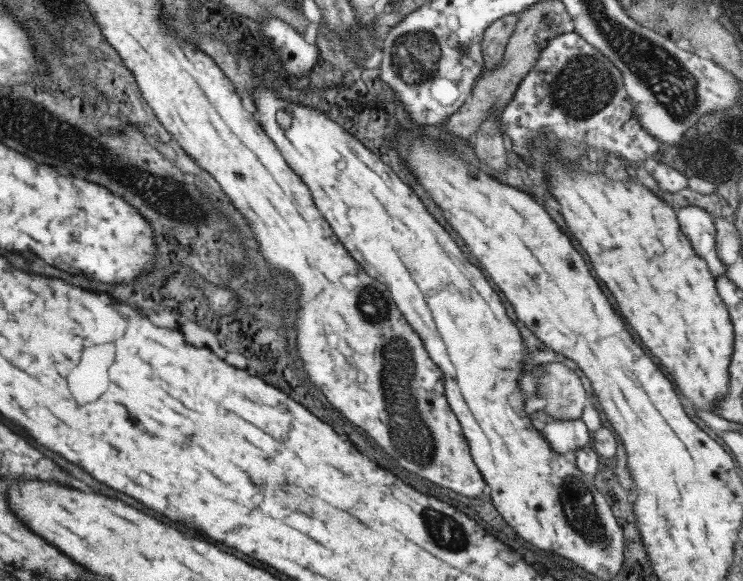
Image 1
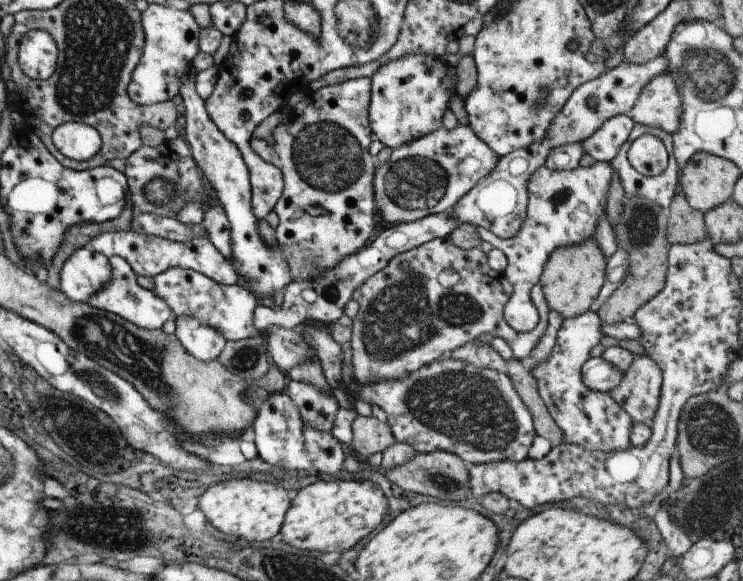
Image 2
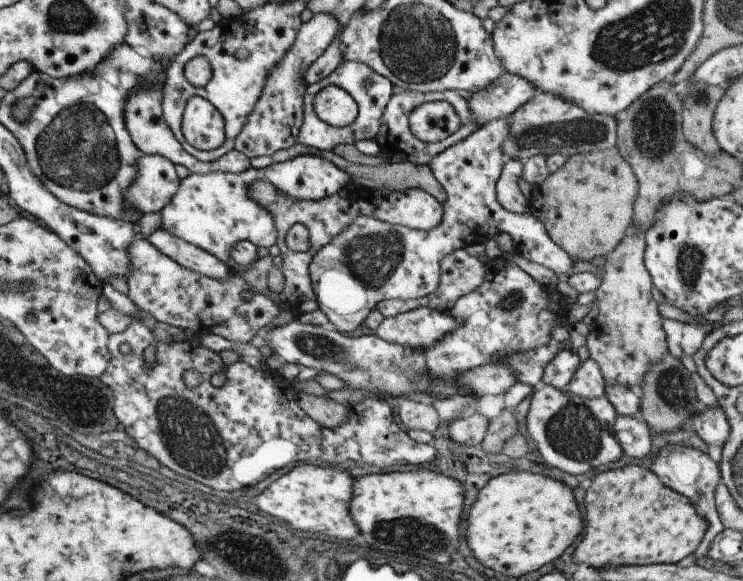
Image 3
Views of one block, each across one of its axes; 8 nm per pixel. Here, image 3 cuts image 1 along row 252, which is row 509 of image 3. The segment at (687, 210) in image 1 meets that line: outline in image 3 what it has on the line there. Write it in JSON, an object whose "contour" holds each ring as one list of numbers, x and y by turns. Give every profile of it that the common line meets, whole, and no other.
{"contour":[[667,444,659,450,659,454,655,456,655,460,651,462,651,470,653,474,671,490,679,492,681,496,687,496,691,500,691,504,695,506,695,512,707,522,707,530,705,530,705,538,701,540,699,548,693,552,695,560,707,554,707,548,711,544,711,540,725,530,725,526,721,524,721,518,717,514,717,506,715,506,715,490,717,484,721,480,721,470,719,464,715,464,705,452,691,448,691,446,681,446,681,444]]}

